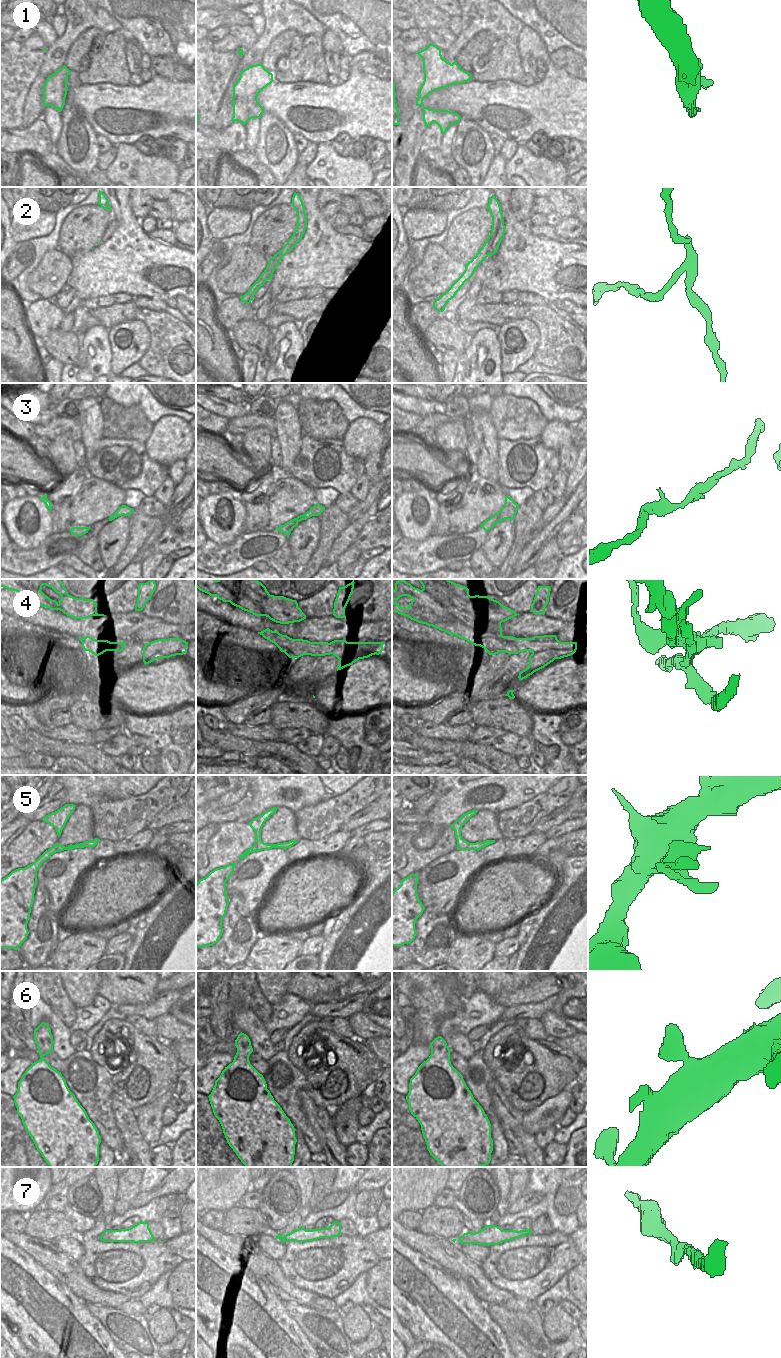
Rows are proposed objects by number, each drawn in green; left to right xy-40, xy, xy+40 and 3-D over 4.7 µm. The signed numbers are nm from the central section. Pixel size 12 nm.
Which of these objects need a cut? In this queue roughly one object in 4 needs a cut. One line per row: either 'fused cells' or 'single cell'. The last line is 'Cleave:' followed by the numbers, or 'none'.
1: single cell
2: fused cells
3: single cell
4: fused cells
5: single cell
6: single cell
7: single cell
Cleave: 2, 4

